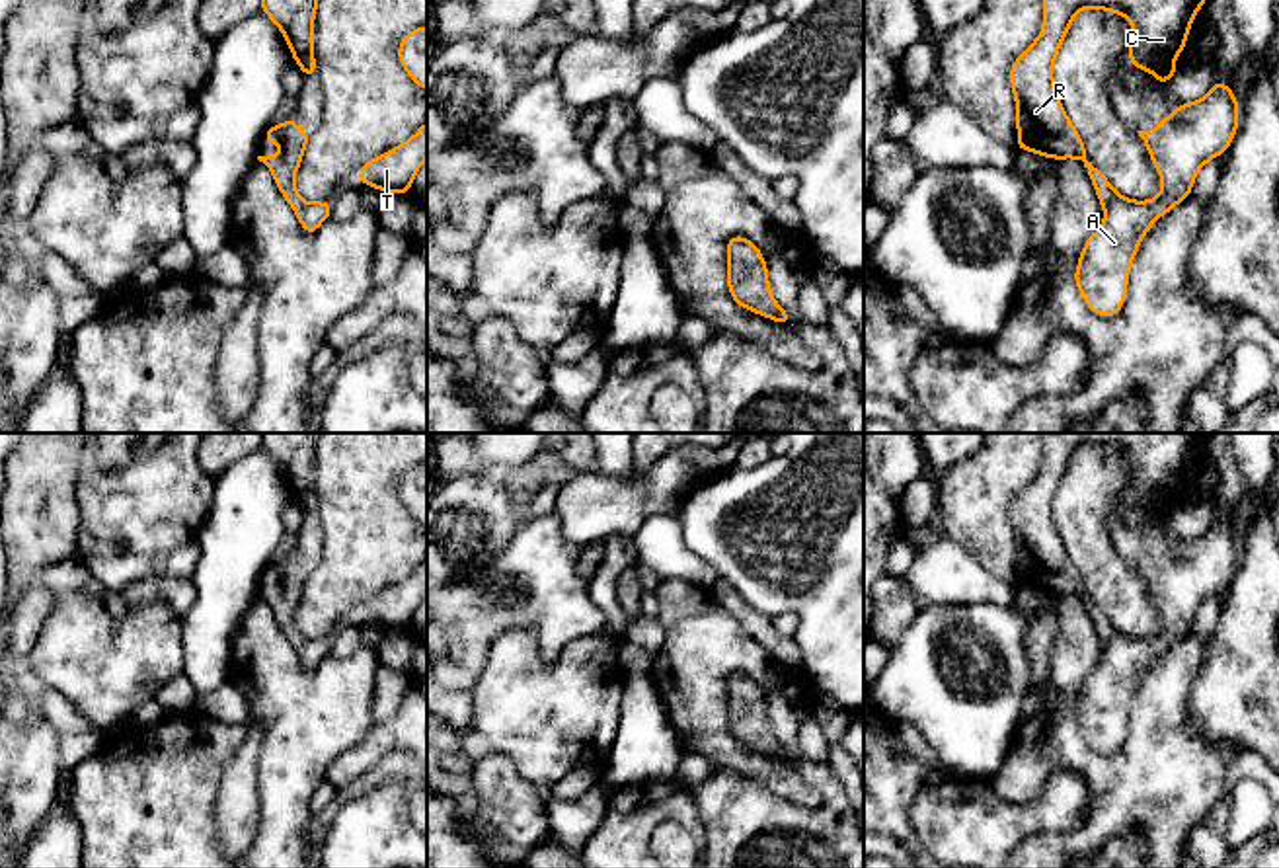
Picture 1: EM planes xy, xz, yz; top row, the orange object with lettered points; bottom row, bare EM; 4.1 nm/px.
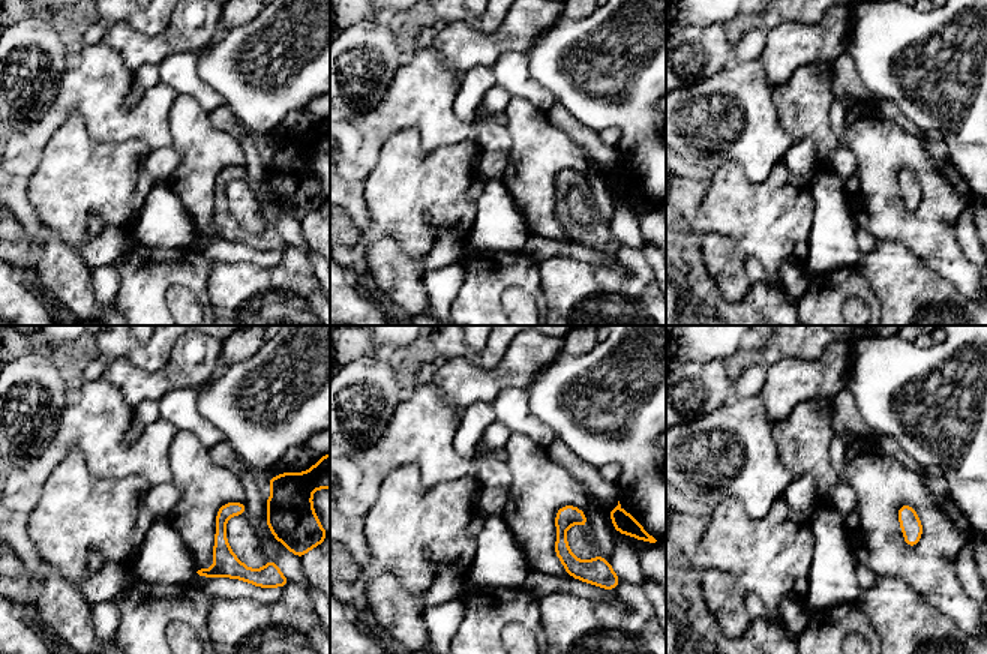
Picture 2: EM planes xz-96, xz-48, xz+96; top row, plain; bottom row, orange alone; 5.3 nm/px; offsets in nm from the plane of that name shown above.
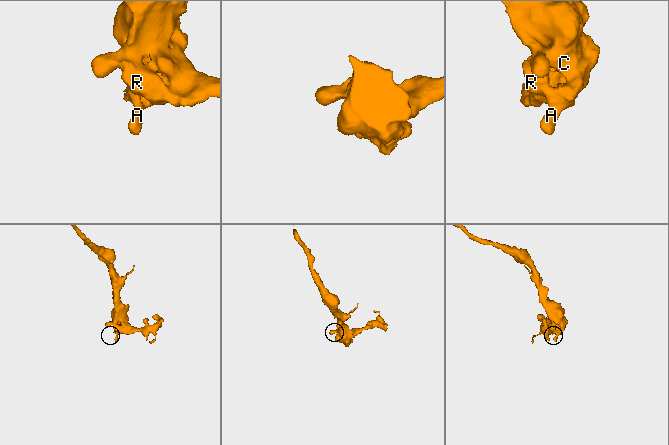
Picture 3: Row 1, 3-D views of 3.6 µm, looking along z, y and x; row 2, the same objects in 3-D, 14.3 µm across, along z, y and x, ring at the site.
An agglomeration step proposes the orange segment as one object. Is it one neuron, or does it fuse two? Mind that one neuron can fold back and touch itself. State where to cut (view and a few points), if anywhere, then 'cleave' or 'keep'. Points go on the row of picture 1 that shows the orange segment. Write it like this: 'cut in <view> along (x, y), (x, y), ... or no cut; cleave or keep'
no cut; keep

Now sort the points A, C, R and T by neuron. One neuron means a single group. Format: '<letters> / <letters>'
A C R T

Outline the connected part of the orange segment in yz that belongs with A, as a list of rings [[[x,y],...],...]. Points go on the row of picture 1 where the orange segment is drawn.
[[[1043,0],[1041,33],[1010,68],[1018,109],[1016,146],[1055,160],[1078,158],[1104,207],[1105,220],[1086,240],[1074,281],[1086,306],[1105,318],[1115,316],[1125,302],[1129,269],[1148,228],[1189,197],[1197,172],[1230,146],[1238,127],[1238,101],[1228,84],[1215,82],[1205,98],[1174,107],[1156,131],[1137,131],[1162,178],[1162,193],[1150,201],[1131,201],[1086,160],[1084,142],[1057,96],[1053,62],[1080,10],[1107,10],[1133,25],[1129,64],[1148,70],[1164,86],[1178,72],[1174,59],[1183,51],[1203,2]]]

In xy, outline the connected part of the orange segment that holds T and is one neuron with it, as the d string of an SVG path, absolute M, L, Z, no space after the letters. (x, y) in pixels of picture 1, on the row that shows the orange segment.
M427 121L404 144L367 162L359 176L359 183L382 189L384 193L407 193L417 170L427 160Z

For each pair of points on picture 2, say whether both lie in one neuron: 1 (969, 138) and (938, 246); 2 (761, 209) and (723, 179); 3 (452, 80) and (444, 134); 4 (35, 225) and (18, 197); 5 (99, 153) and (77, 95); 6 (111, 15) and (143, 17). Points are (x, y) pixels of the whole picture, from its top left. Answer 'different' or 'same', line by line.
1: different
2: same
3: same
4: same
5: different
6: same

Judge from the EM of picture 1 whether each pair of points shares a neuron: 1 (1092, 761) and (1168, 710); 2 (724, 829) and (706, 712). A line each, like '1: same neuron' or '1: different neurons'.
1: same neuron
2: different neurons

